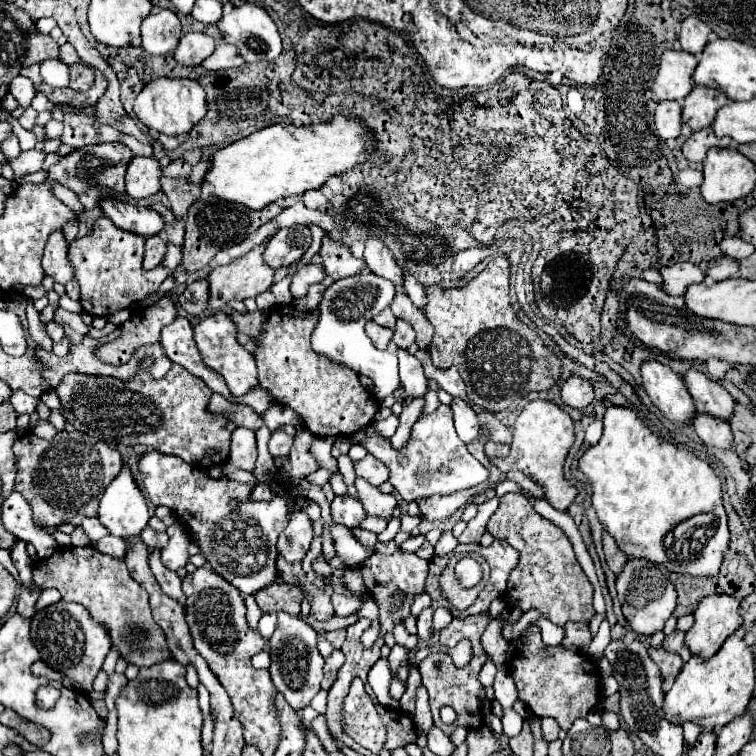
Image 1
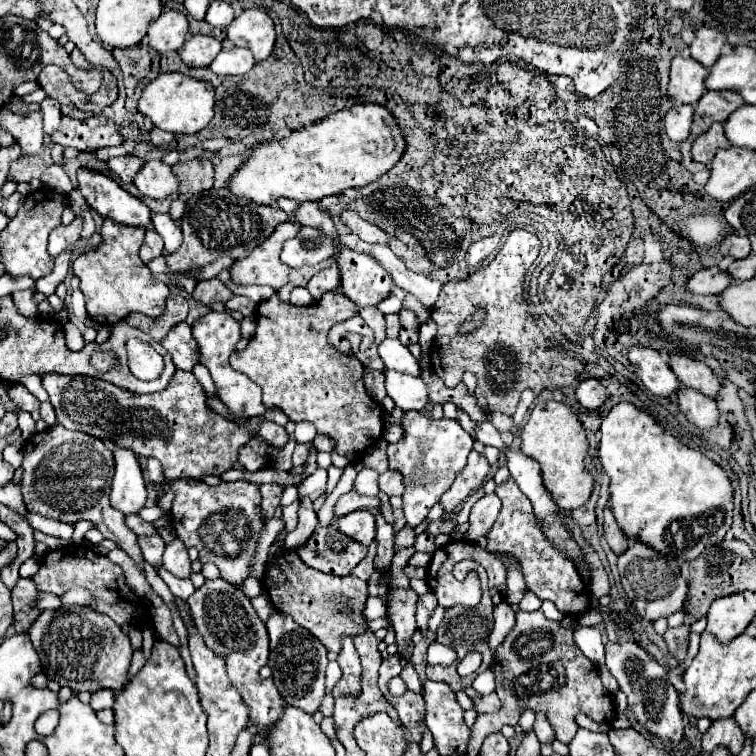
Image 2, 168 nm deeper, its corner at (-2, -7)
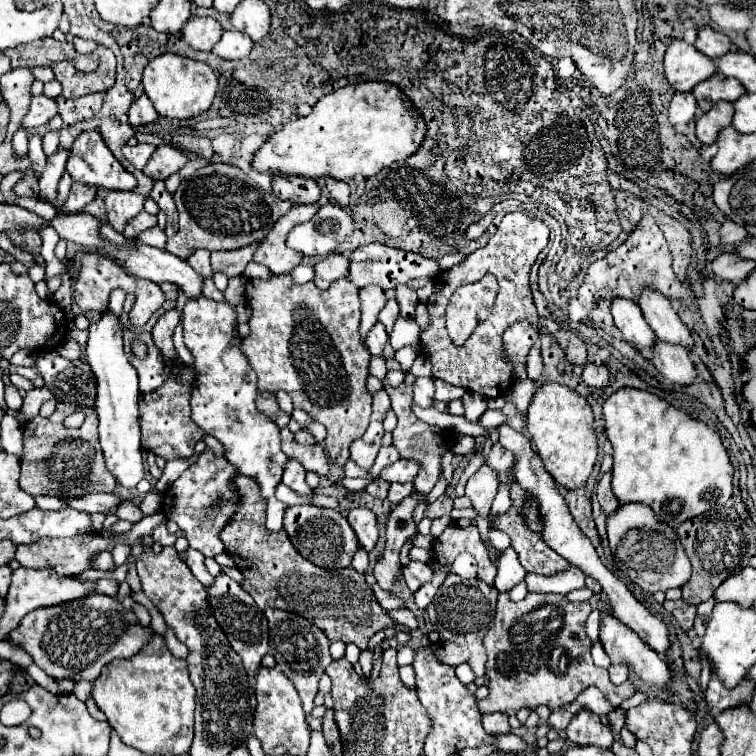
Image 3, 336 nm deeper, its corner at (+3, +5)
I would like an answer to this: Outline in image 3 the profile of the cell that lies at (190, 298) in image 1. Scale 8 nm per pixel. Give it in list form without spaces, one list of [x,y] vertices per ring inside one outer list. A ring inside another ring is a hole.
[[[251,244],[247,248],[239,248],[239,250],[231,250],[231,252],[211,252],[213,272],[225,272],[227,278],[241,276],[245,266],[251,260],[255,248],[257,248],[257,244]]]

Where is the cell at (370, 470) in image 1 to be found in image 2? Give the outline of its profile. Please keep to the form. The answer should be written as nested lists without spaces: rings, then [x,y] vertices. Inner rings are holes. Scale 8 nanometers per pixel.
[[[386,470],[380,478],[378,478],[378,484],[380,484],[380,490],[386,492],[388,496],[402,496],[404,494],[404,482],[402,482],[402,476],[400,472],[396,470]]]

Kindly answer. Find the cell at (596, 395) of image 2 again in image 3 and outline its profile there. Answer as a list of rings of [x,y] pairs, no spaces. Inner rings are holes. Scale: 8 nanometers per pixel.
[[[585,364],[583,366],[583,382],[589,388],[605,388],[609,382],[609,370],[601,364]]]

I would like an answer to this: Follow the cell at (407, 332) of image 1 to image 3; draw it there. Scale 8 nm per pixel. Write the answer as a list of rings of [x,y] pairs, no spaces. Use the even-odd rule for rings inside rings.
[[[401,284],[395,288],[395,298],[399,302],[399,308],[401,308],[401,316],[405,320],[413,320],[415,316],[415,306],[417,306],[417,292],[413,290],[413,286],[407,286],[407,284]]]

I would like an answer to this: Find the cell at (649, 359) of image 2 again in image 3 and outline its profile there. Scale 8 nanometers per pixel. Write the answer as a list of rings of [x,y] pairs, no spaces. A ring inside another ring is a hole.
[[[615,300],[611,306],[611,314],[615,318],[615,326],[623,332],[623,340],[633,348],[647,352],[655,346],[655,334],[649,324],[643,320],[641,308],[629,300]]]

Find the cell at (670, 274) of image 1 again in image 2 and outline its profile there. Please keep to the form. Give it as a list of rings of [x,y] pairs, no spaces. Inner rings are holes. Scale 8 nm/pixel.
[[[718,266],[714,268],[706,268],[696,272],[690,280],[688,280],[688,290],[692,294],[718,294],[724,292],[726,286],[730,286],[734,280],[728,276],[728,272],[720,270]]]

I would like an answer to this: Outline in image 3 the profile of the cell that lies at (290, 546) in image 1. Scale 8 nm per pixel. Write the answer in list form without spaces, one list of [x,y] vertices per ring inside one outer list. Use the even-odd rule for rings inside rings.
[[[291,458],[291,460],[287,462],[287,466],[285,466],[283,484],[289,486],[291,490],[295,490],[295,492],[301,494],[301,496],[307,496],[307,494],[313,492],[313,490],[307,486],[307,482],[305,482],[305,468],[303,468],[297,460],[293,460],[293,458]]]

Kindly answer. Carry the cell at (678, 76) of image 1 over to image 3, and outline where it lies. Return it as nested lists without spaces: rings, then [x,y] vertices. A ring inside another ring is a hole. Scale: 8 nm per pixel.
[[[675,40],[665,52],[665,78],[679,92],[691,92],[693,86],[715,74],[715,62],[703,56],[695,46]]]

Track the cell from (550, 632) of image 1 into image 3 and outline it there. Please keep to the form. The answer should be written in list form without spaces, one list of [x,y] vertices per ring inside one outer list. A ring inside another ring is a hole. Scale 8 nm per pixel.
[[[593,610],[585,622],[585,632],[587,636],[591,638],[591,642],[597,642],[597,632],[599,632],[599,618],[601,618],[601,612],[599,610]]]

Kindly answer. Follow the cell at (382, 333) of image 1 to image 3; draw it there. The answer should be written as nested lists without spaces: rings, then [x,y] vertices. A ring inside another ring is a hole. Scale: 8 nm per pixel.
[[[375,286],[359,290],[359,296],[361,296],[361,328],[359,328],[359,334],[361,334],[361,340],[365,344],[367,332],[377,324],[377,316],[381,312],[381,308],[385,306],[387,296],[381,288],[375,288]]]

